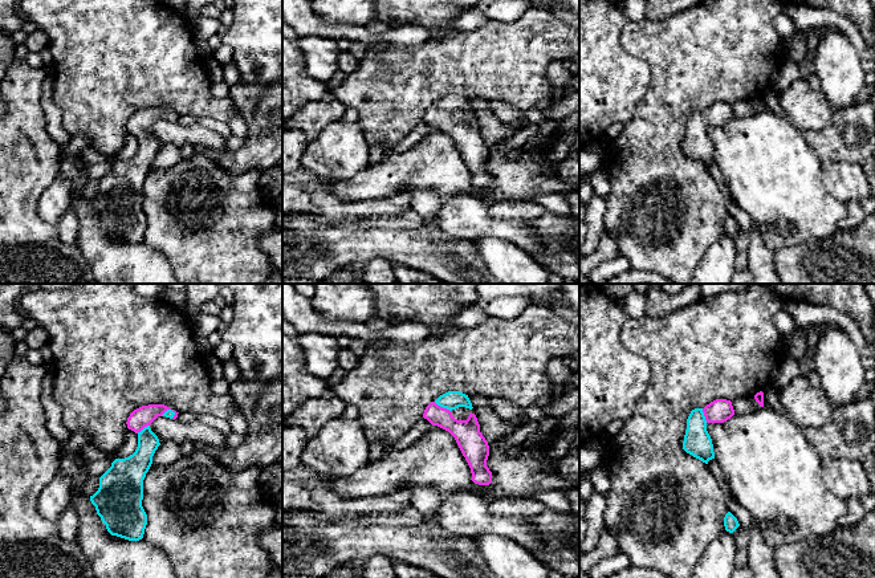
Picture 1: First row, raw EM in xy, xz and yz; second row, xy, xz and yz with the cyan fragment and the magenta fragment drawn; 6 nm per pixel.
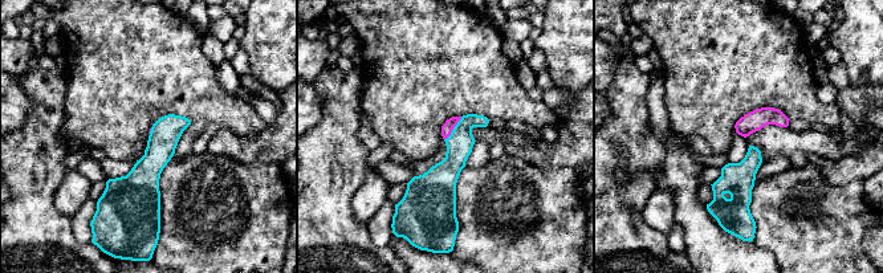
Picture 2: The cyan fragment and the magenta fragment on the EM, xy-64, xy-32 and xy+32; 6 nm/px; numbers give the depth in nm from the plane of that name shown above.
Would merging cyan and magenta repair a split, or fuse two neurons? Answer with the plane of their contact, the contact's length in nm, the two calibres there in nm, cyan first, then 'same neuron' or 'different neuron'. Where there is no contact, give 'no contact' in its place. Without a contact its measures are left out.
xz | 130 nm | 110/160 nm | same neuron

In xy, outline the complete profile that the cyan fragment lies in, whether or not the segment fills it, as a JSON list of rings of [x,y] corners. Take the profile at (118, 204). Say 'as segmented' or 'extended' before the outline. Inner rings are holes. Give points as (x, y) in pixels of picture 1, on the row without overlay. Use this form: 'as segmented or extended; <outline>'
extended; [[[148,107],[134,113],[127,121],[127,131],[138,138],[138,150],[129,160],[111,166],[99,180],[98,194],[90,199],[97,217],[111,239],[129,244],[143,241],[147,228],[147,217],[142,209],[143,183],[160,148],[150,127],[158,119],[176,122],[178,117],[164,107]]]

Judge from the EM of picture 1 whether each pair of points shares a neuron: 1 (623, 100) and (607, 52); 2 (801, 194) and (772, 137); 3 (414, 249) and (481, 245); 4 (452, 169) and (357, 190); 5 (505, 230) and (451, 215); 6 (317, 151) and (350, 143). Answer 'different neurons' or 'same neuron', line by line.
1: same neuron
2: same neuron
3: different neurons
4: same neuron
5: same neuron
6: same neuron

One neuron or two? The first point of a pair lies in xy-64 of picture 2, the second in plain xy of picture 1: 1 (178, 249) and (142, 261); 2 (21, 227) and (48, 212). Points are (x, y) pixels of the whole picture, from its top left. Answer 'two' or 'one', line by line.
1: two
2: two

